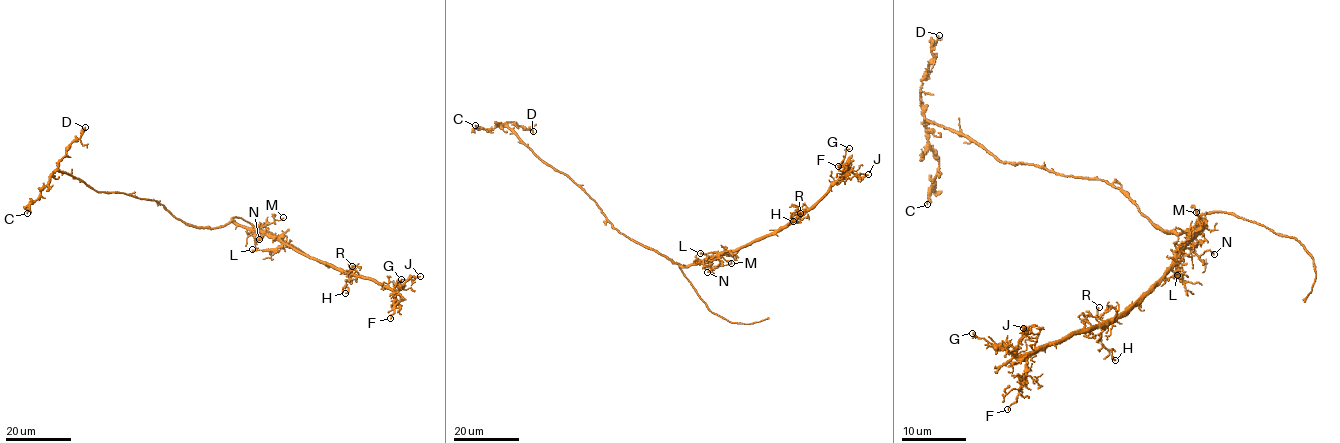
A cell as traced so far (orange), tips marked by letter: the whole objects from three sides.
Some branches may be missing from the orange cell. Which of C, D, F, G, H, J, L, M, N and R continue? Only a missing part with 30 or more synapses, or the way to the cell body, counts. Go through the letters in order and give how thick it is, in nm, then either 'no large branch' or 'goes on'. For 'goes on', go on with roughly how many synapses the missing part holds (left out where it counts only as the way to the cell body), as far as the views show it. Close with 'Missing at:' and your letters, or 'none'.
C: 160 nm | no large branch
D: 260 nm | no large branch
F: 110 nm | no large branch
G: 90 nm | no large branch
H: 120 nm | no large branch
J: 140 nm | no large branch
L: 150 nm | no large branch
M: 100 nm | no large branch
N: 140 nm | no large branch
R: 110 nm | no large branch
Missing at: none

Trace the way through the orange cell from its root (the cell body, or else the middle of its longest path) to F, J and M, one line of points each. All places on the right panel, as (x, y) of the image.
F: (1179, 233), (1203, 222), (1179, 248), (1169, 269), (1118, 318), (1041, 345), (1027, 360), (1027, 381), (1007, 409)
J: (1179, 233), (1203, 222), (1169, 269), (1108, 325), (1071, 331), (1019, 355), (1023, 328)
M: (1179, 233), (1187, 232), (1200, 220), (1203, 224), (1193, 233), (1204, 225), (1196, 212)

